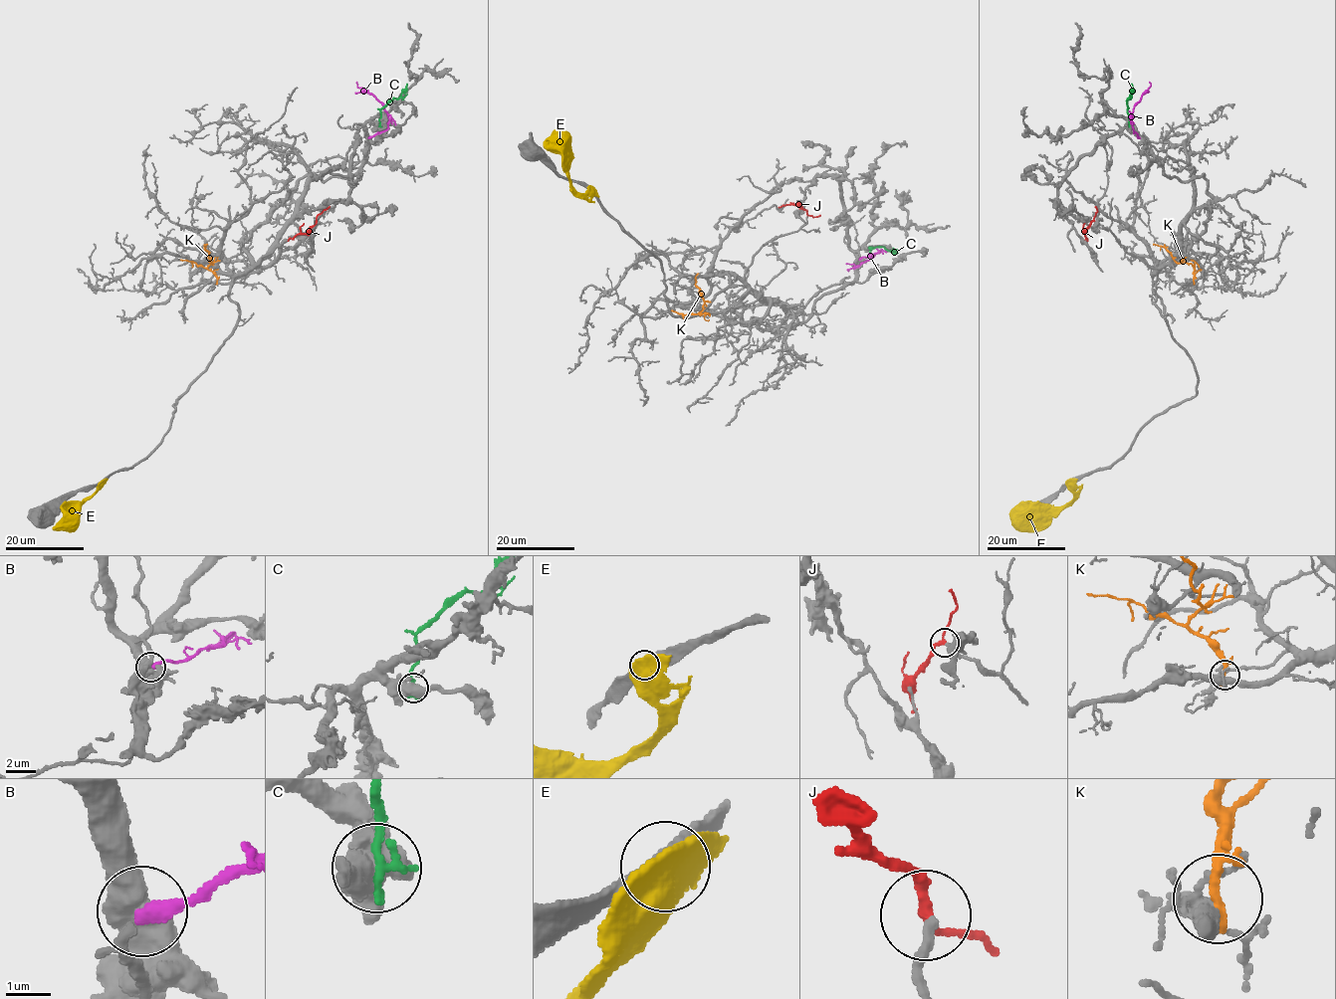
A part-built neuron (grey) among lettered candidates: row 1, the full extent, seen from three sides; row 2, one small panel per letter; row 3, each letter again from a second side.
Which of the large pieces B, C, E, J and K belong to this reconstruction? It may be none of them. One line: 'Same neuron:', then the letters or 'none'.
Same neuron: J

